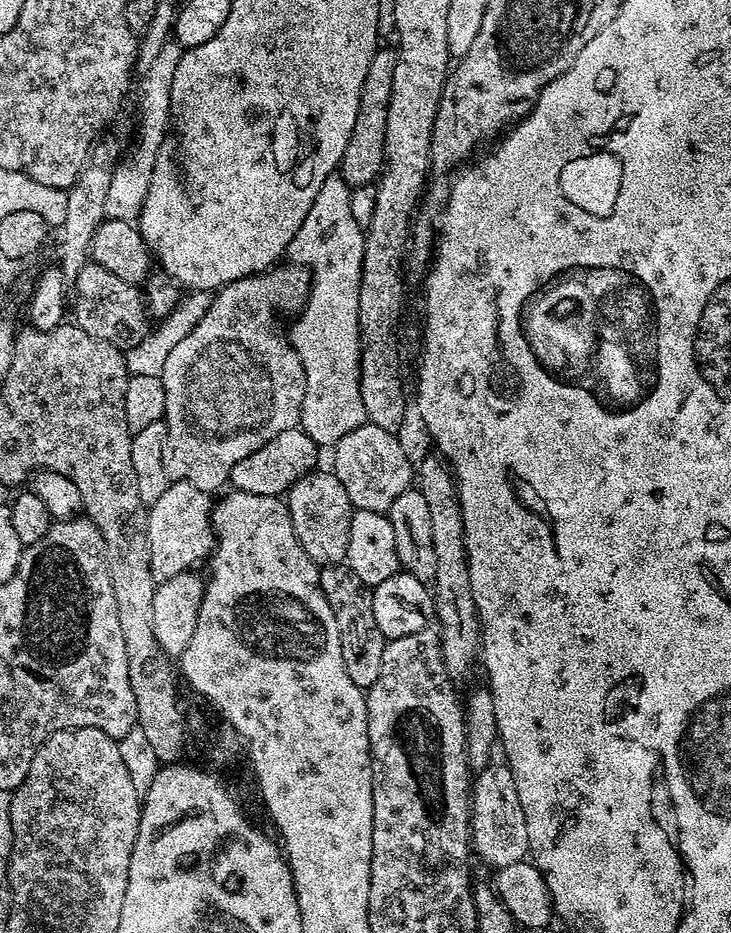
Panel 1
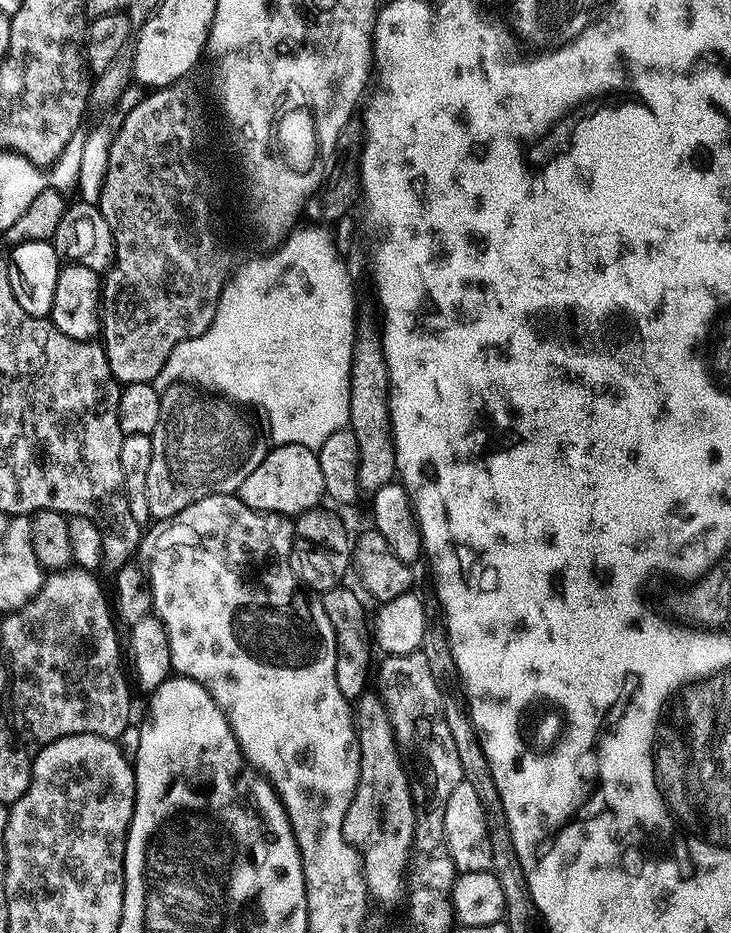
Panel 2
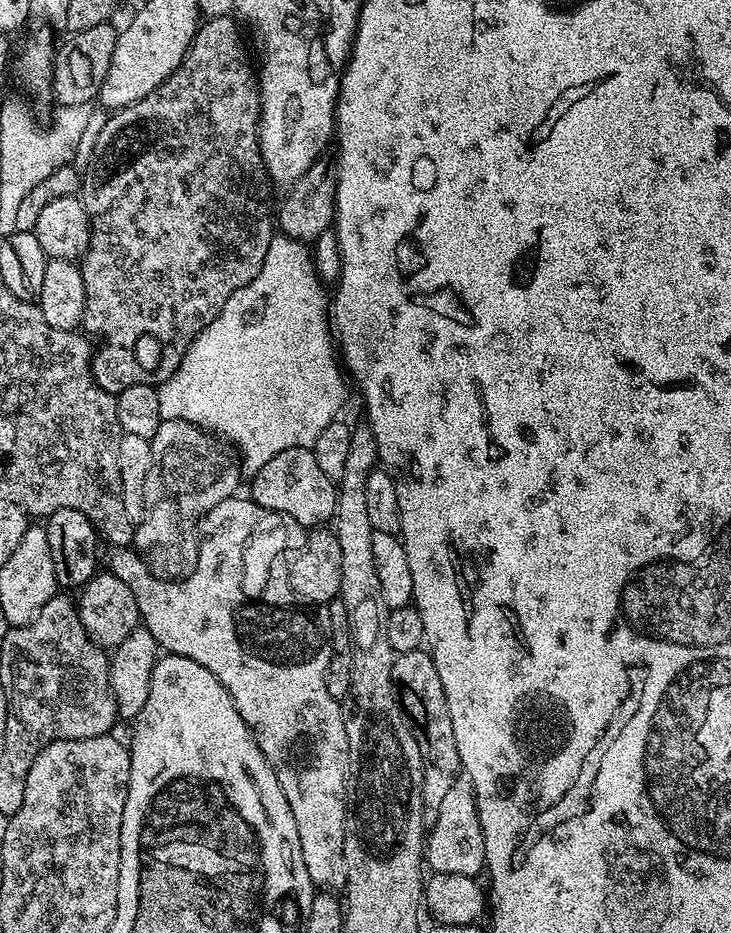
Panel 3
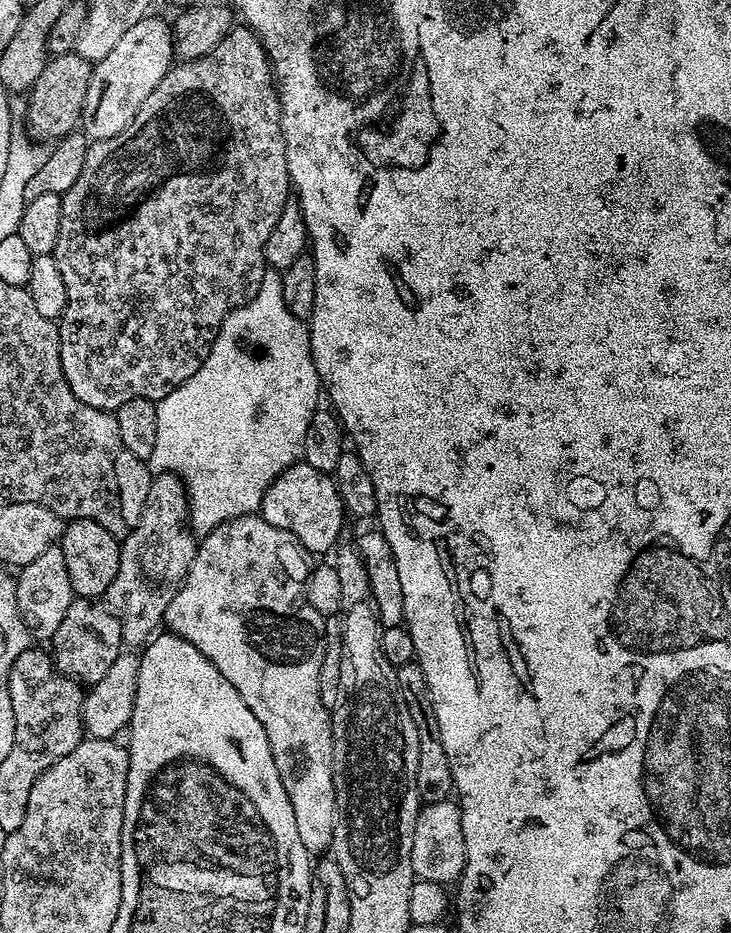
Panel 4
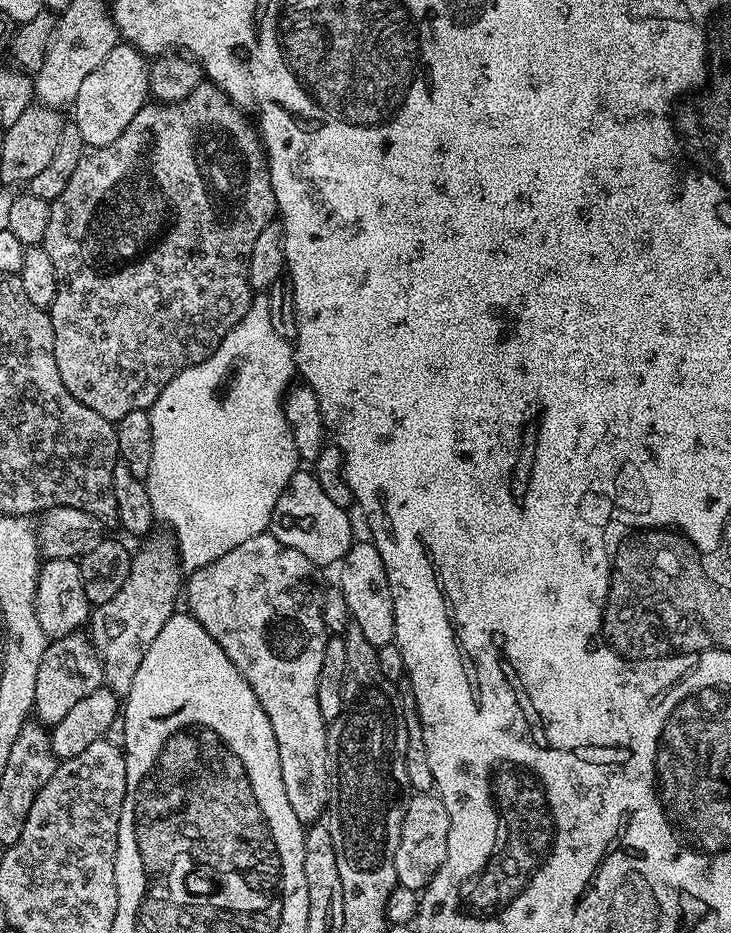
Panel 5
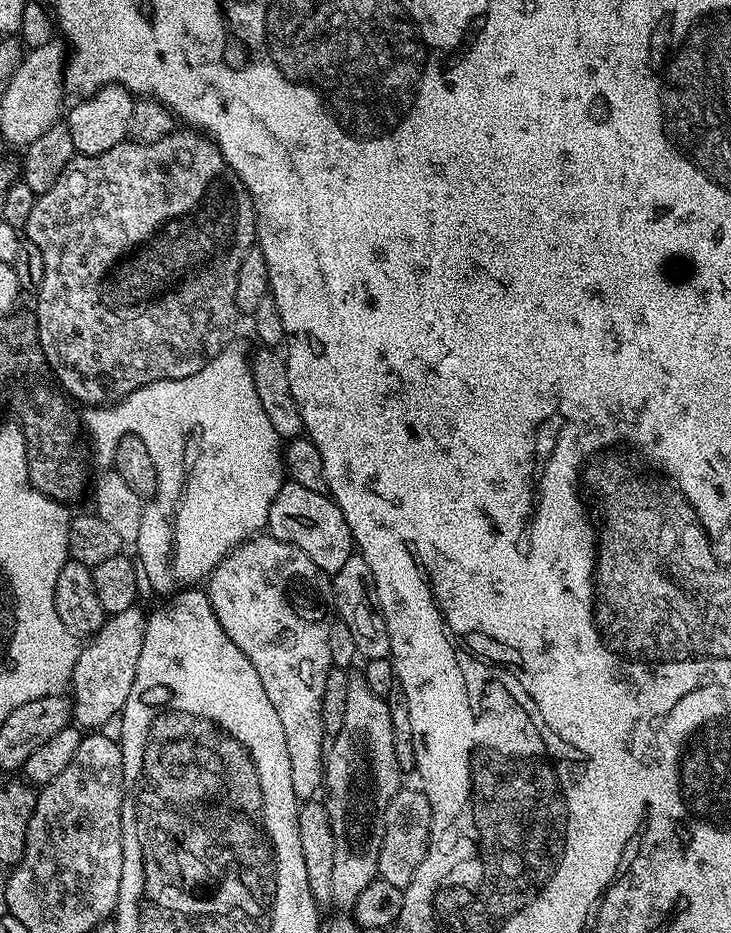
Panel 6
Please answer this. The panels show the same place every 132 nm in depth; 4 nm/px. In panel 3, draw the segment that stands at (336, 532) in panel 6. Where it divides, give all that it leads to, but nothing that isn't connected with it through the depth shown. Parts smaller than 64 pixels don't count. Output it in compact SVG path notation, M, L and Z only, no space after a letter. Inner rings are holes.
M291 448L274 454L262 470L251 477L250 498L258 506L271 512L280 512L289 521L298 523L304 530L315 530L327 525L336 515L338 507L337 485L318 466L318 458L312 448Z

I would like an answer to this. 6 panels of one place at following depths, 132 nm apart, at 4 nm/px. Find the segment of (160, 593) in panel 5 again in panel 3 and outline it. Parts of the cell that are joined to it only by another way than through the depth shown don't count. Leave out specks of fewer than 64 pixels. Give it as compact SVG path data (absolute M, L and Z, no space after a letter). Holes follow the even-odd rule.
M160 494L156 501L154 499L151 501L149 510L144 515L143 520L136 524L134 548L137 553L142 554L152 575L159 576L161 580L174 580L189 576L196 566L196 554L200 551L197 525L194 523L193 517L182 514L180 503L174 502L172 497L167 494Z

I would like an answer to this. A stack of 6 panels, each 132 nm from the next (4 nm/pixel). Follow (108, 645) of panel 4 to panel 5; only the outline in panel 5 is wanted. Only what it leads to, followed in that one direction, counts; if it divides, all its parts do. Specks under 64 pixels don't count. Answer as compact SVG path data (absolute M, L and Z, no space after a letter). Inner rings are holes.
M83 631L71 632L57 640L52 640L44 648L38 662L36 689L34 690L34 716L39 723L51 726L62 722L69 710L86 694L94 694L104 684L104 671L100 656L91 639Z

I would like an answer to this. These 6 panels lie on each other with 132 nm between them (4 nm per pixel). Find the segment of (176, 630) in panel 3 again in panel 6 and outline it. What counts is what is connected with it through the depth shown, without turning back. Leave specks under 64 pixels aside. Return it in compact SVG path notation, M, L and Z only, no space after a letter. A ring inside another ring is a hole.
M257 534L243 544L237 544L206 580L208 601L218 622L222 622L222 630L230 634L230 642L234 642L234 646L250 658L254 670L258 670L266 698L270 698L282 721L282 730L286 730L290 782L294 782L294 794L300 802L313 799L316 791L324 788L326 733L322 722L322 698L327 674L333 668L329 621L323 620L324 608L316 601L307 580L307 576L317 575L317 572L316 567L293 544L282 542L271 534Z

